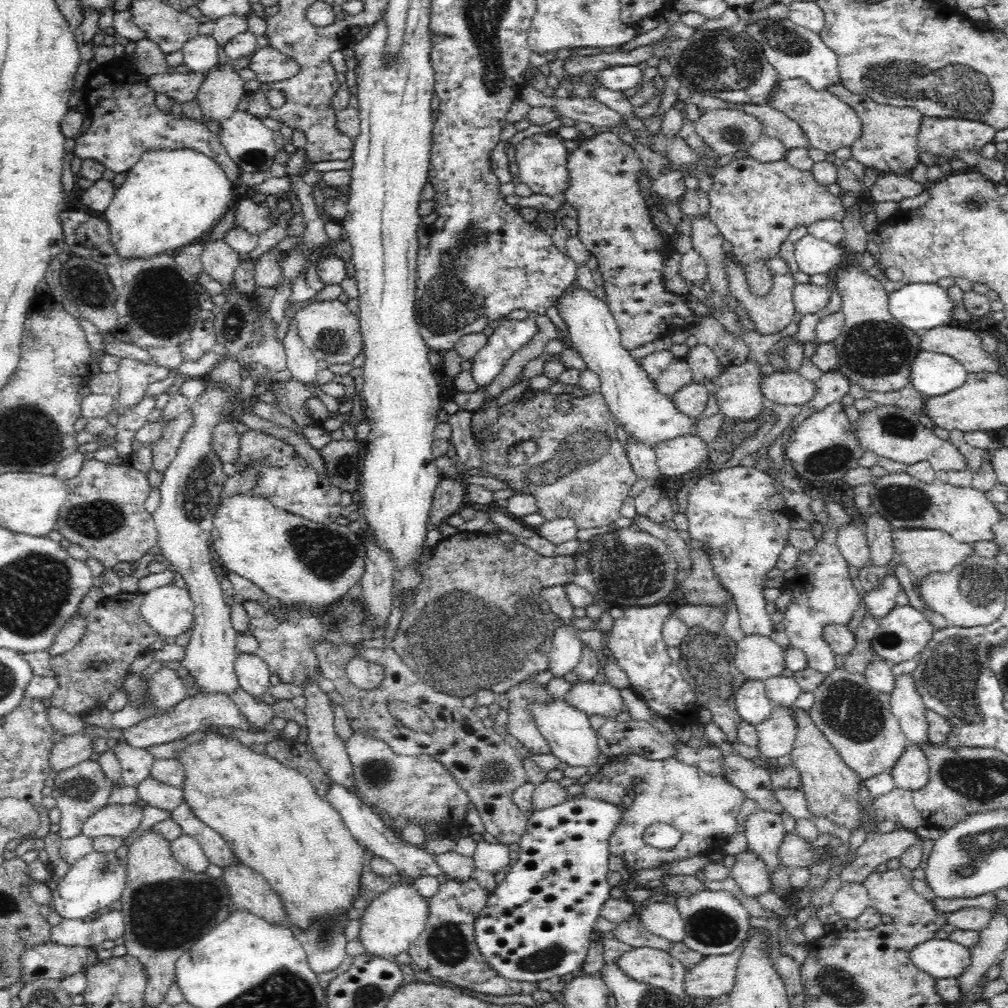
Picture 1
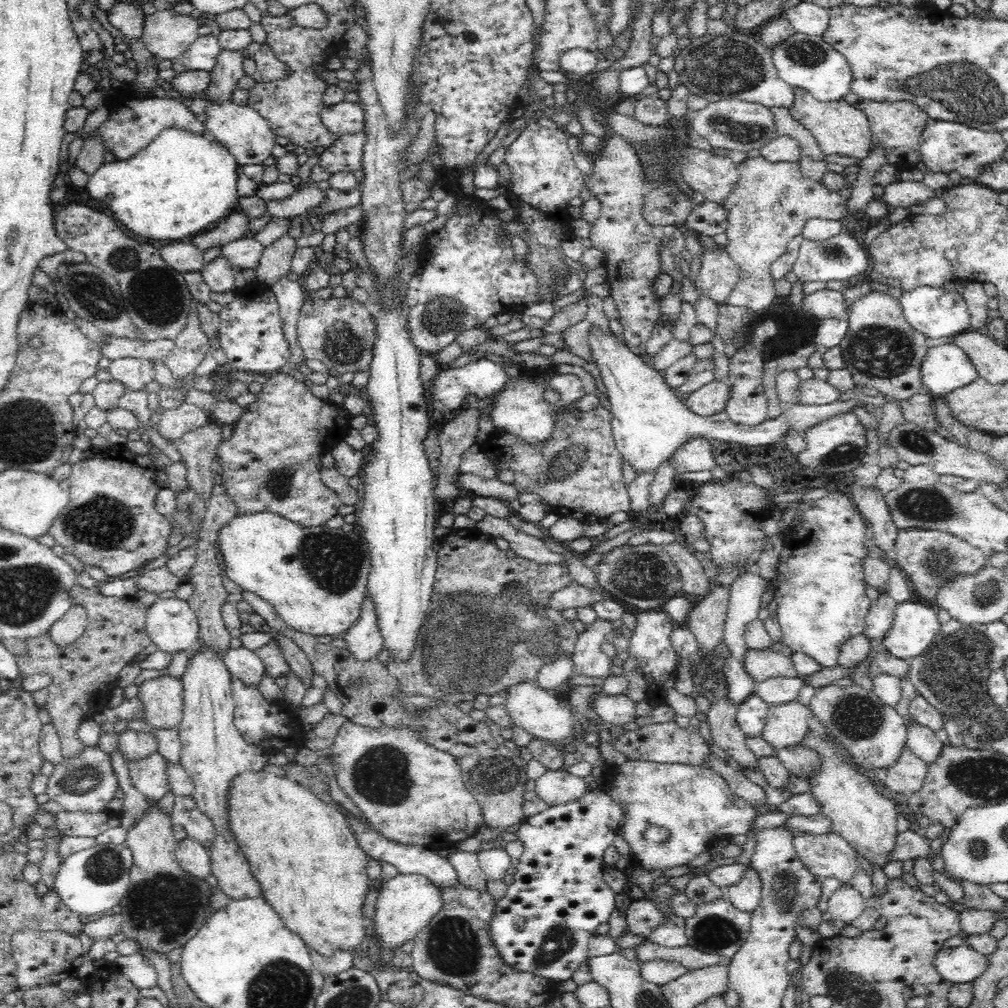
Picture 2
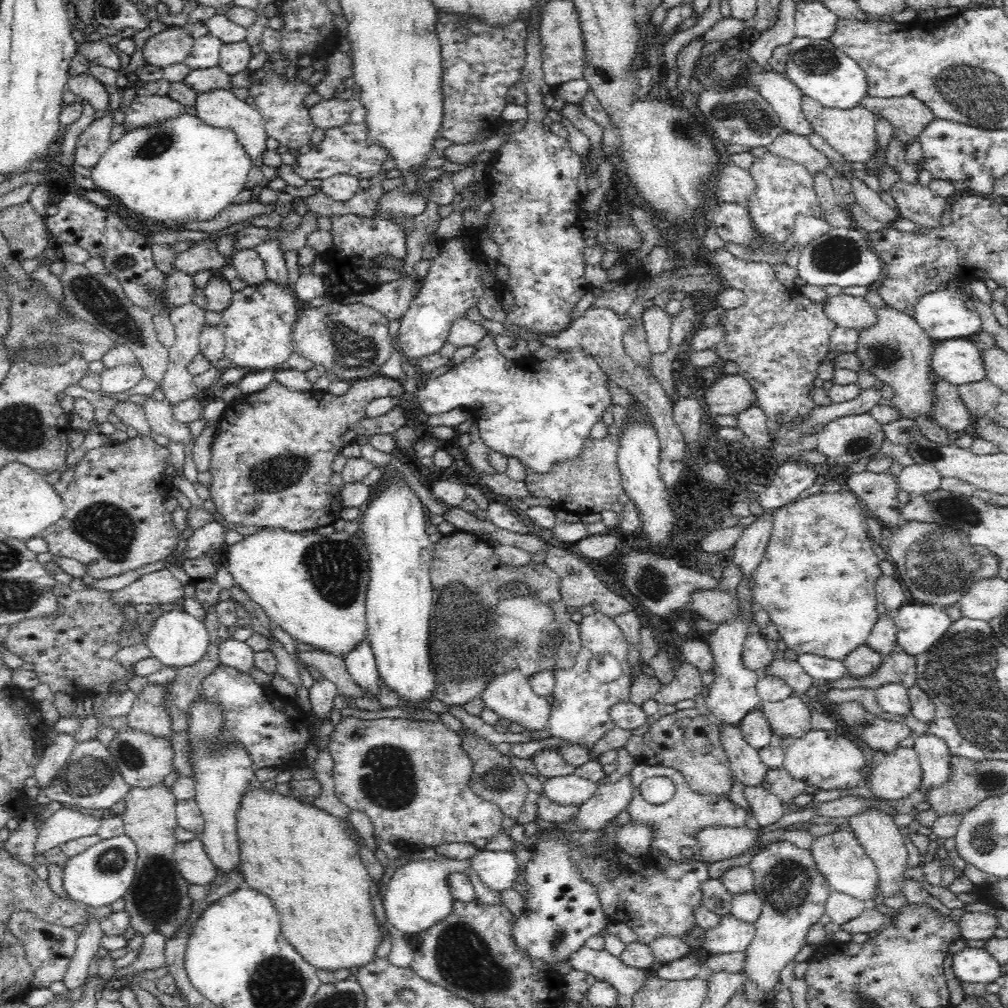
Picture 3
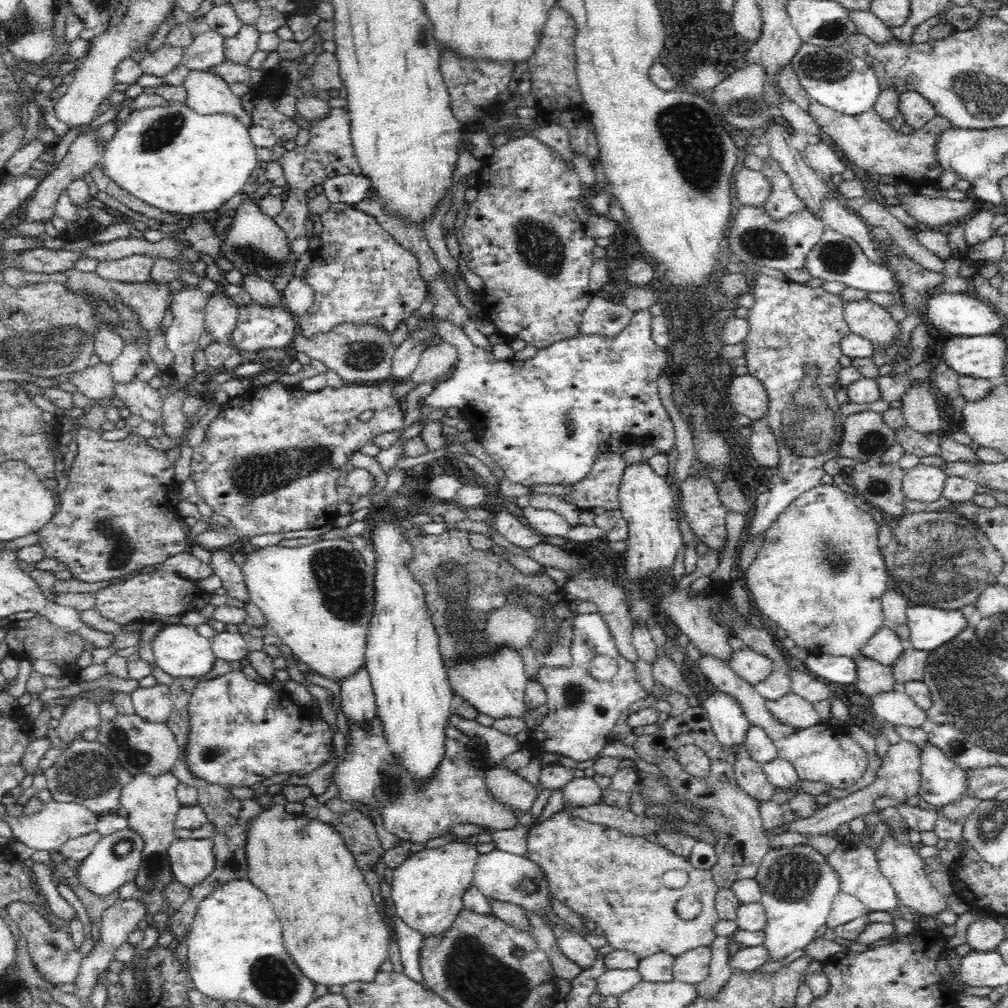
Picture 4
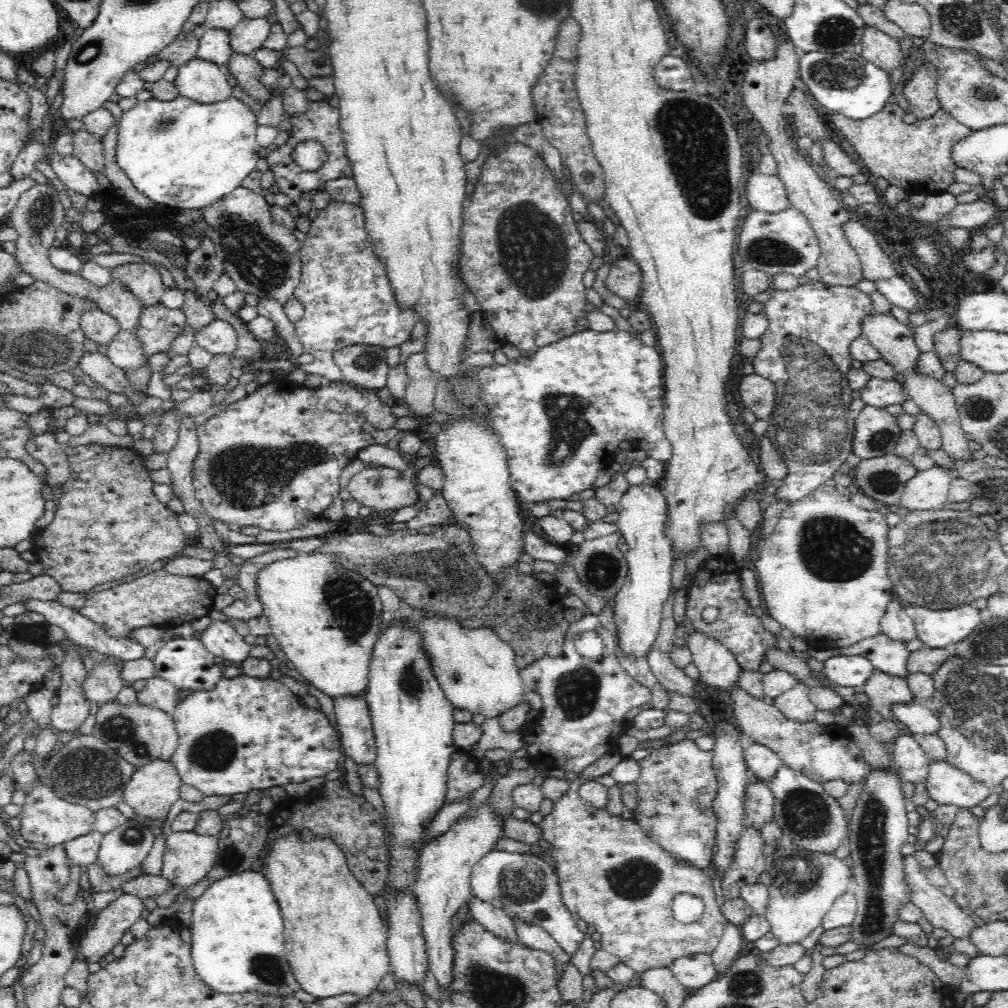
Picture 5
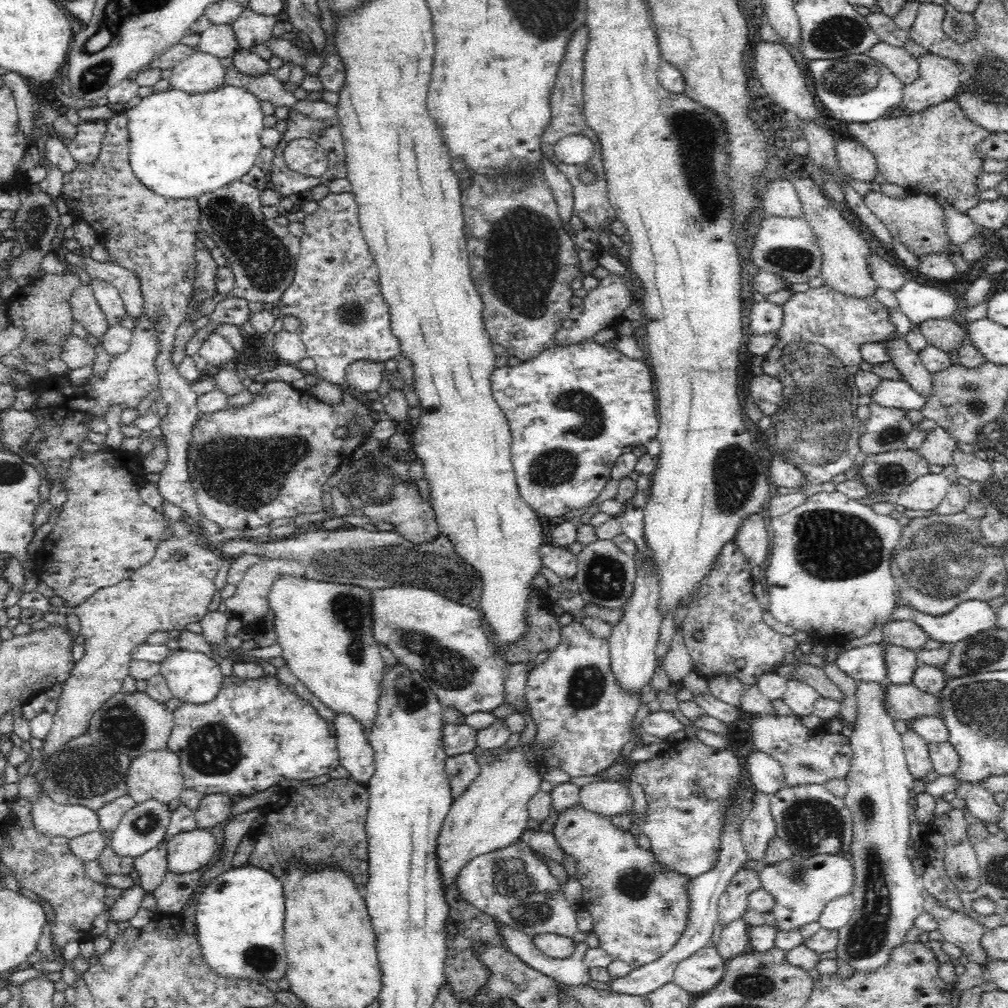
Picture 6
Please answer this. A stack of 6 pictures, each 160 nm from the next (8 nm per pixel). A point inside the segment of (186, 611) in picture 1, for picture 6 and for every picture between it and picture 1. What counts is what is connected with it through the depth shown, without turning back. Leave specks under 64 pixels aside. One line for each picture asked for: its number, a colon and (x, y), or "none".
2: (172, 624)
3: (178, 639)
4: (180, 651)
5: (185, 662)
6: (193, 675)

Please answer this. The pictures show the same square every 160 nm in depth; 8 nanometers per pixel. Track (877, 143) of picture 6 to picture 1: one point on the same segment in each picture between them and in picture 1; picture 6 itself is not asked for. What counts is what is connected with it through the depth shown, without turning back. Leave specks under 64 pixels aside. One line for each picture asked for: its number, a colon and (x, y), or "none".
1: (829, 123)
2: (840, 128)
3: (851, 132)
4: (869, 141)
5: (918, 157)

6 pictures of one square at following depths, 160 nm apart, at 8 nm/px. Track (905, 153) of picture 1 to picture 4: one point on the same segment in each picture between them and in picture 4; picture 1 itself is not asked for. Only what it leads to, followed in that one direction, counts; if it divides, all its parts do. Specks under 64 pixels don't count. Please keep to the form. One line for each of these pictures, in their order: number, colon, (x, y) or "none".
2: (898, 126)
3: (908, 116)
4: (916, 110)

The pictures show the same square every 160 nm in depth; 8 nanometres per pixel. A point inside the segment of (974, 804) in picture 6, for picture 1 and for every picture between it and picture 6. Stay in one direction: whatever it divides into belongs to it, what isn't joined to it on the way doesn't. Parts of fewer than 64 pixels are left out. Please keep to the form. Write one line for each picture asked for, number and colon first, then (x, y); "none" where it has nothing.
1: (906, 703)
2: (921, 739)
3: (934, 756)
4: (942, 782)
5: (946, 784)

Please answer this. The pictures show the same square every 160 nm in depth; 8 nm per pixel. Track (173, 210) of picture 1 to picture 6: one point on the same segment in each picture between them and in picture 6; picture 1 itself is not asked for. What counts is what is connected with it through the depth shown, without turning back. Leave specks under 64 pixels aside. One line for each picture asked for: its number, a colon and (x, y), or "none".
2: (183, 183)
3: (177, 170)
4: (180, 161)
5: (181, 154)
6: (182, 144)

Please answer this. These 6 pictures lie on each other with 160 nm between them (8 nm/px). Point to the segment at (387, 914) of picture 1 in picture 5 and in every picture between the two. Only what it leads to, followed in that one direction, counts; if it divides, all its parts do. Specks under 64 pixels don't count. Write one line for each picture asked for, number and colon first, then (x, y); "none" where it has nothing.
2: (406, 902)
3: (418, 895)
4: (427, 888)
5: (443, 883)

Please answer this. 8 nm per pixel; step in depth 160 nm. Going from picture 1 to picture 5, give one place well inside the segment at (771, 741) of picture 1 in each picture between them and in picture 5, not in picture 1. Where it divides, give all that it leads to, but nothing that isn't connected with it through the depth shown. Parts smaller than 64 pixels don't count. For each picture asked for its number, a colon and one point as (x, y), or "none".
2: (786, 724)
3: (790, 717)
4: (792, 710)
5: (795, 704)

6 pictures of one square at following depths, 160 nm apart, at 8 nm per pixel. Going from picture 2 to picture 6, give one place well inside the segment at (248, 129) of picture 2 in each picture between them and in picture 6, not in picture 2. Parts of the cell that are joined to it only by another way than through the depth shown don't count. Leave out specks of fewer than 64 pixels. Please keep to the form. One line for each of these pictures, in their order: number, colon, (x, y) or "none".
3: (220, 107)
4: (206, 92)
5: (199, 80)
6: (200, 72)

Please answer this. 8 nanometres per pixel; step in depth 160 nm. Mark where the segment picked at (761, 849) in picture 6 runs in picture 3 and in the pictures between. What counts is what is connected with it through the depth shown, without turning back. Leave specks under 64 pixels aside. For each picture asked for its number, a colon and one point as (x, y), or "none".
3: (748, 767)
4: (750, 777)
5: (759, 801)

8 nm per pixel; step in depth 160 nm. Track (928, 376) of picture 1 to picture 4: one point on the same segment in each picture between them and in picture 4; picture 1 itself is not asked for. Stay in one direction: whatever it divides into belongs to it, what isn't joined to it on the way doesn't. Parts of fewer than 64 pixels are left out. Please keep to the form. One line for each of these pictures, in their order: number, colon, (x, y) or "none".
2: (946, 367)
3: (959, 361)
4: (983, 357)

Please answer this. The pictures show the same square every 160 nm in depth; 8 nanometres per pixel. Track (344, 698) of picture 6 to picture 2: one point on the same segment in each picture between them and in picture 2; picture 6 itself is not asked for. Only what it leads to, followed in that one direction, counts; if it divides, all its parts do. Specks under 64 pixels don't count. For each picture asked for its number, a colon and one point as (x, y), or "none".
2: (315, 578)
3: (314, 587)
4: (318, 599)
5: (326, 618)

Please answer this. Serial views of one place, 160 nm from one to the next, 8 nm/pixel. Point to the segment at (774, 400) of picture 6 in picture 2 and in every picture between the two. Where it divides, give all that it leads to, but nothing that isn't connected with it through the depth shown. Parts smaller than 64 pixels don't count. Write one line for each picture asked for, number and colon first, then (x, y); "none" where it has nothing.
2: (709, 399)
3: (730, 394)
4: (746, 394)
5: (757, 393)

